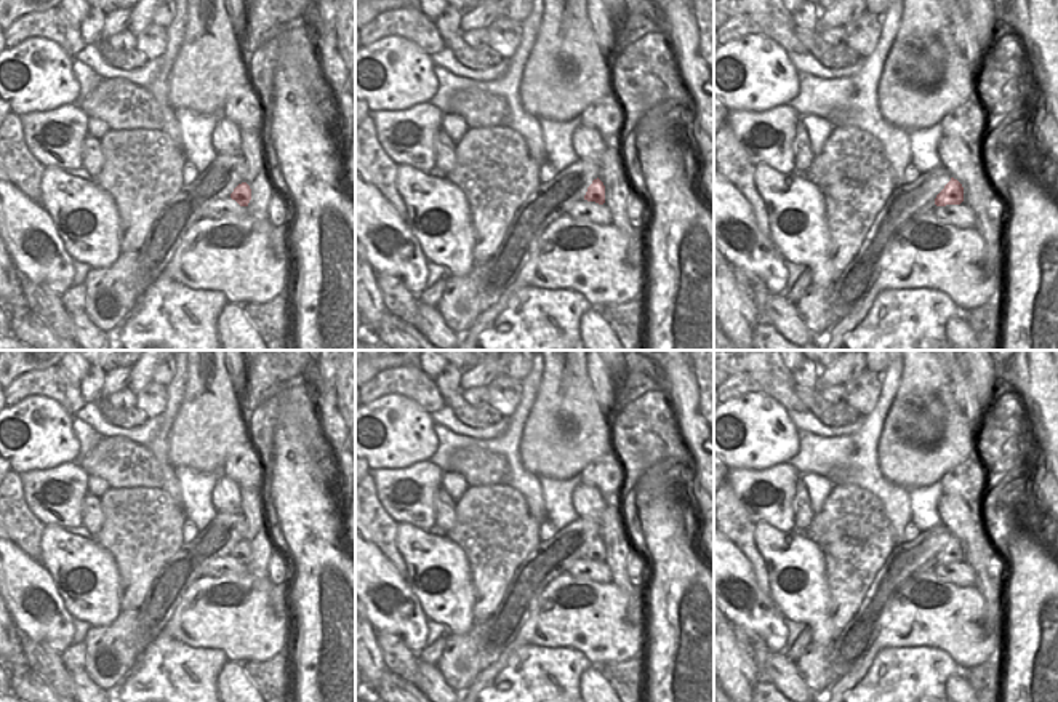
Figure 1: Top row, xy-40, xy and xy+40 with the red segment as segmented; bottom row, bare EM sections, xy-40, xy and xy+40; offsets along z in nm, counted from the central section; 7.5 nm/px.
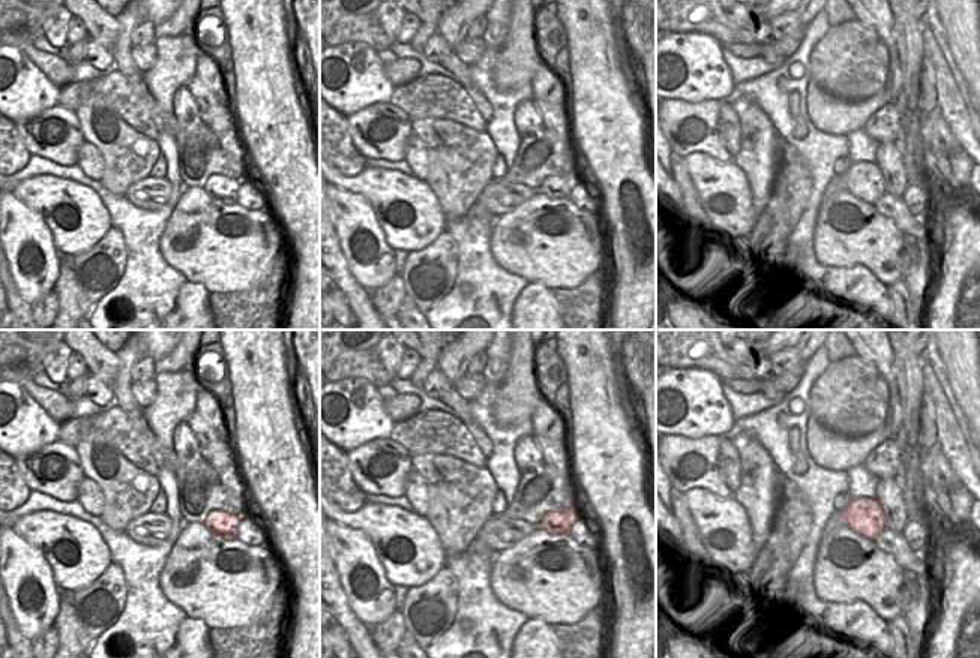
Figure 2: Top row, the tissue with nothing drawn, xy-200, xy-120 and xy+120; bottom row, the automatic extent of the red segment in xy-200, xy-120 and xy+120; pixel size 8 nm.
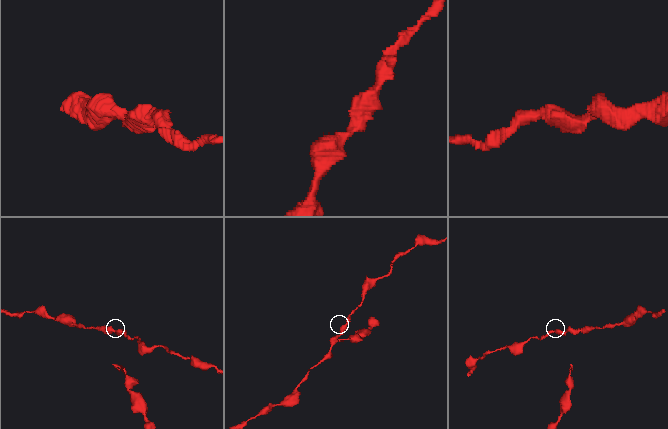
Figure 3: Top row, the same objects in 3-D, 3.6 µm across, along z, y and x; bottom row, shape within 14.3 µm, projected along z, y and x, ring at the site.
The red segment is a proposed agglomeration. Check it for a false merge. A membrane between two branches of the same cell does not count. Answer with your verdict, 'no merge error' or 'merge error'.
no merge error

